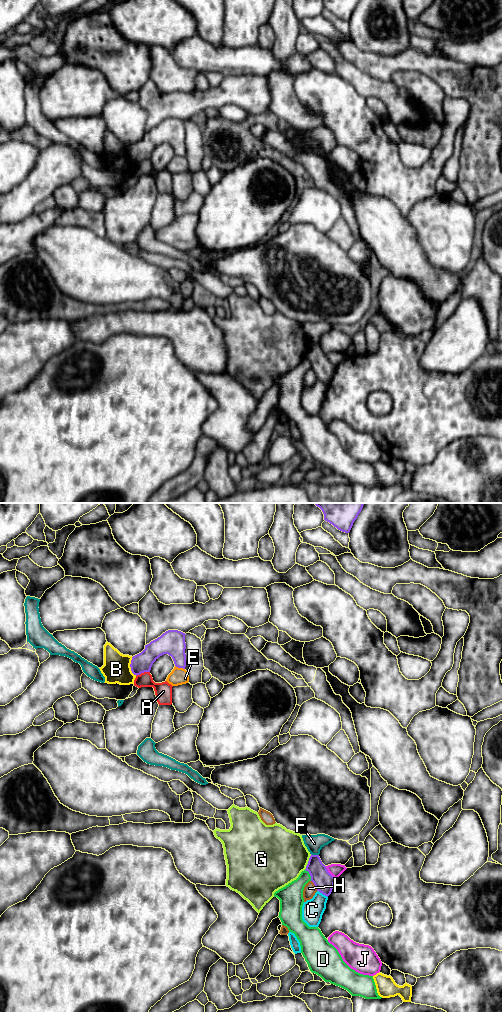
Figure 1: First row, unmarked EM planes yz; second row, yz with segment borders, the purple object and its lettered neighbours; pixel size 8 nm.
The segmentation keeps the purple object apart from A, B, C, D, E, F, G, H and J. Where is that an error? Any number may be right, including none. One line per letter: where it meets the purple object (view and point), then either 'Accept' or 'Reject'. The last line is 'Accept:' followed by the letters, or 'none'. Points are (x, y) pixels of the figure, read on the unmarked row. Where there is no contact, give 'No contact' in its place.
A: Touches purple at yz (142, 160). Reject
B: Touches purple at yz (130, 154). Reject
C: Touches purple at yz (322, 381). Reject
D: Touches purple at yz (310, 363). Reject
E: Touches purple at yz (180, 155). Reject
F: Touches purple at yz (315, 343). Reject
G: Touches purple at yz (308, 350). Reject
H: Touches purple at yz (314, 372). Reject
J: Touches purple at yz (329, 361). Reject
Accept: none

